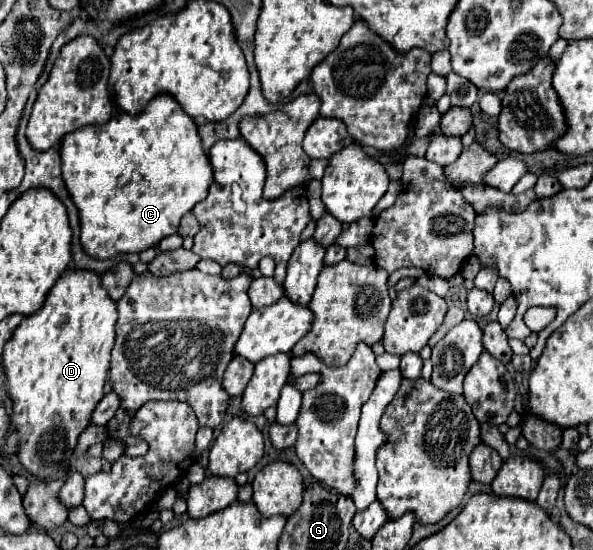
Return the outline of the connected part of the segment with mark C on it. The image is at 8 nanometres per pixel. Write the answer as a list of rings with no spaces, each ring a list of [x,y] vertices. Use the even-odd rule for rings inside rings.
[[[156,96],[144,108],[144,114],[136,118],[116,112],[104,126],[86,126],[66,134],[60,156],[66,190],[80,214],[82,248],[88,256],[98,260],[116,254],[138,254],[156,246],[162,238],[176,234],[182,216],[206,198],[208,186],[212,184],[212,166],[200,146],[196,124],[176,106],[176,100],[168,96]]]

